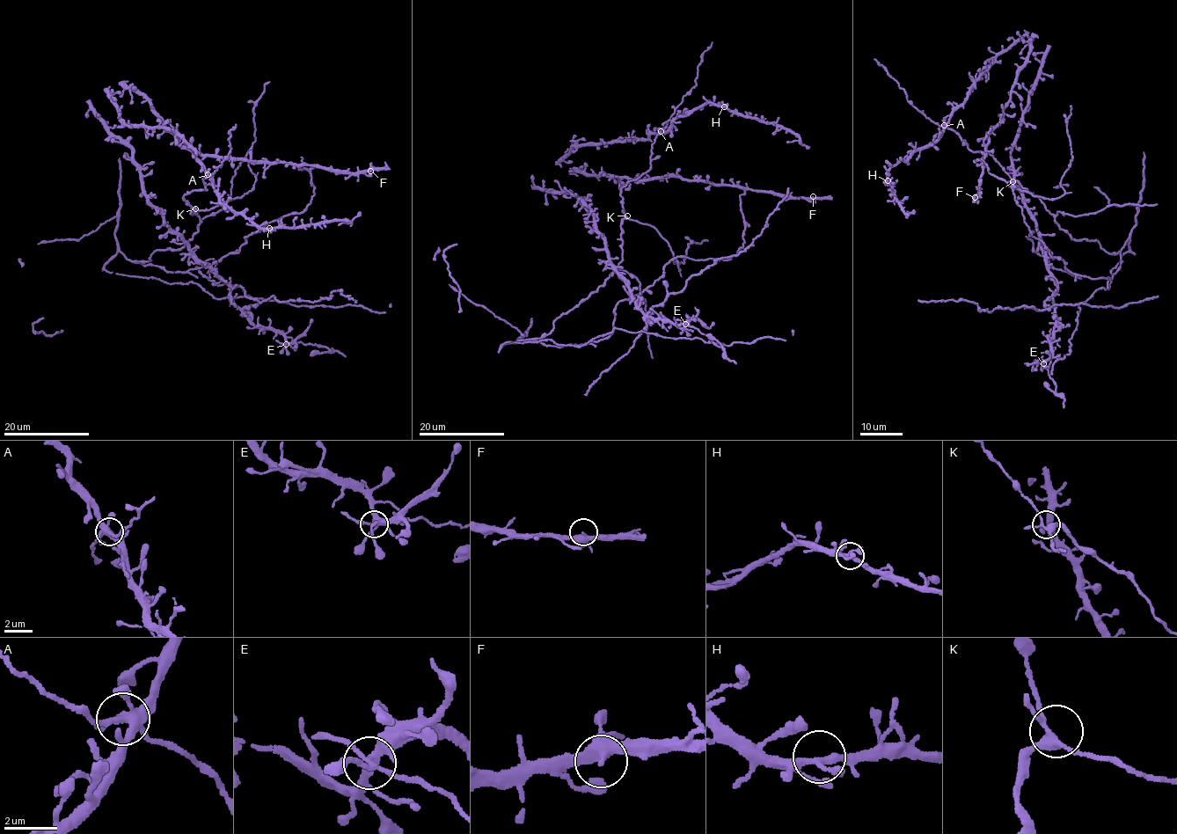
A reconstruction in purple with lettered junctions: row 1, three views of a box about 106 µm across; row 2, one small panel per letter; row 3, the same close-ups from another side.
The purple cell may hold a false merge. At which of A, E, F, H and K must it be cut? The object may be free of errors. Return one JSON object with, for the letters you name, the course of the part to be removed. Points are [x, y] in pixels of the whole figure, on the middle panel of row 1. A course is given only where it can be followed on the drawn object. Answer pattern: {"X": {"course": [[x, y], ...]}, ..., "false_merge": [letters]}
{"E": {"course": [[684, 324], [709, 337], [717, 346], [722, 347], [729, 361], [735, 363]]}, "false_merge": ["E"]}

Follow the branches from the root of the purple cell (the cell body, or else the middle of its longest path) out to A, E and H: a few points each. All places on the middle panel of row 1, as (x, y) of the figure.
A: (577, 345), (544, 346), (536, 340), (616, 270), (626, 215), (622, 188), (651, 167), (652, 144), (661, 131)
E: (577, 345), (544, 346), (536, 340), (602, 286), (612, 264), (644, 314), (684, 324)
H: (577, 345), (536, 340), (616, 270), (622, 187), (651, 167), (652, 144), (671, 122), (707, 103), (724, 106)

